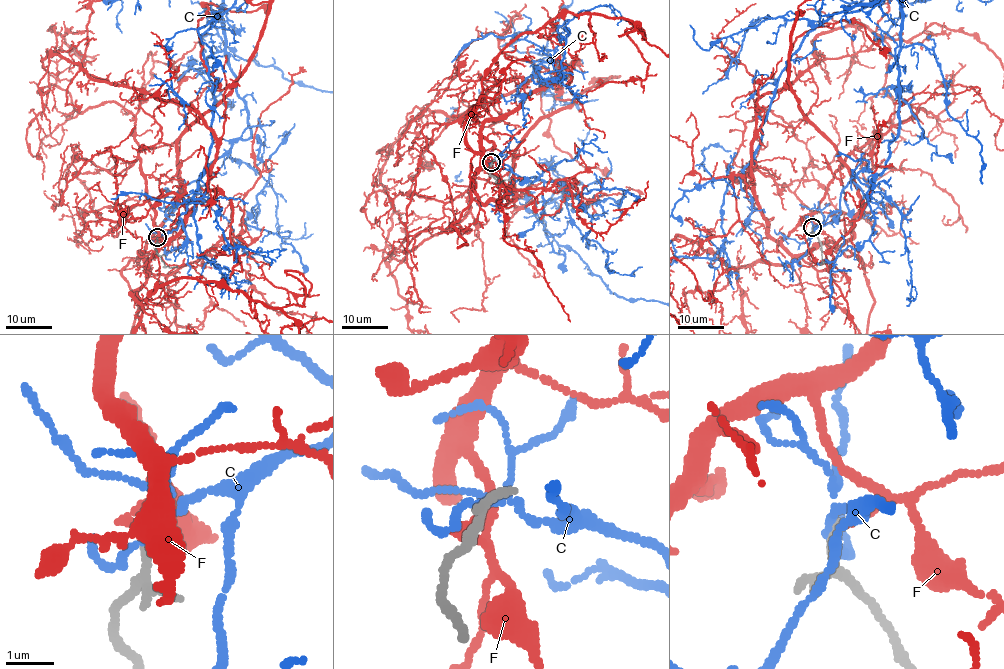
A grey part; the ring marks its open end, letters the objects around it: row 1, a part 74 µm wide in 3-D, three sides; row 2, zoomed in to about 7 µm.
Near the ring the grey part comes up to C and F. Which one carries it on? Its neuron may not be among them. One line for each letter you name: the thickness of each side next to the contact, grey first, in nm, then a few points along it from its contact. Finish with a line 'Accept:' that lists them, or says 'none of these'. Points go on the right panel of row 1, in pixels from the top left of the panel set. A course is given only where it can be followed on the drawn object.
Accept: none of these

